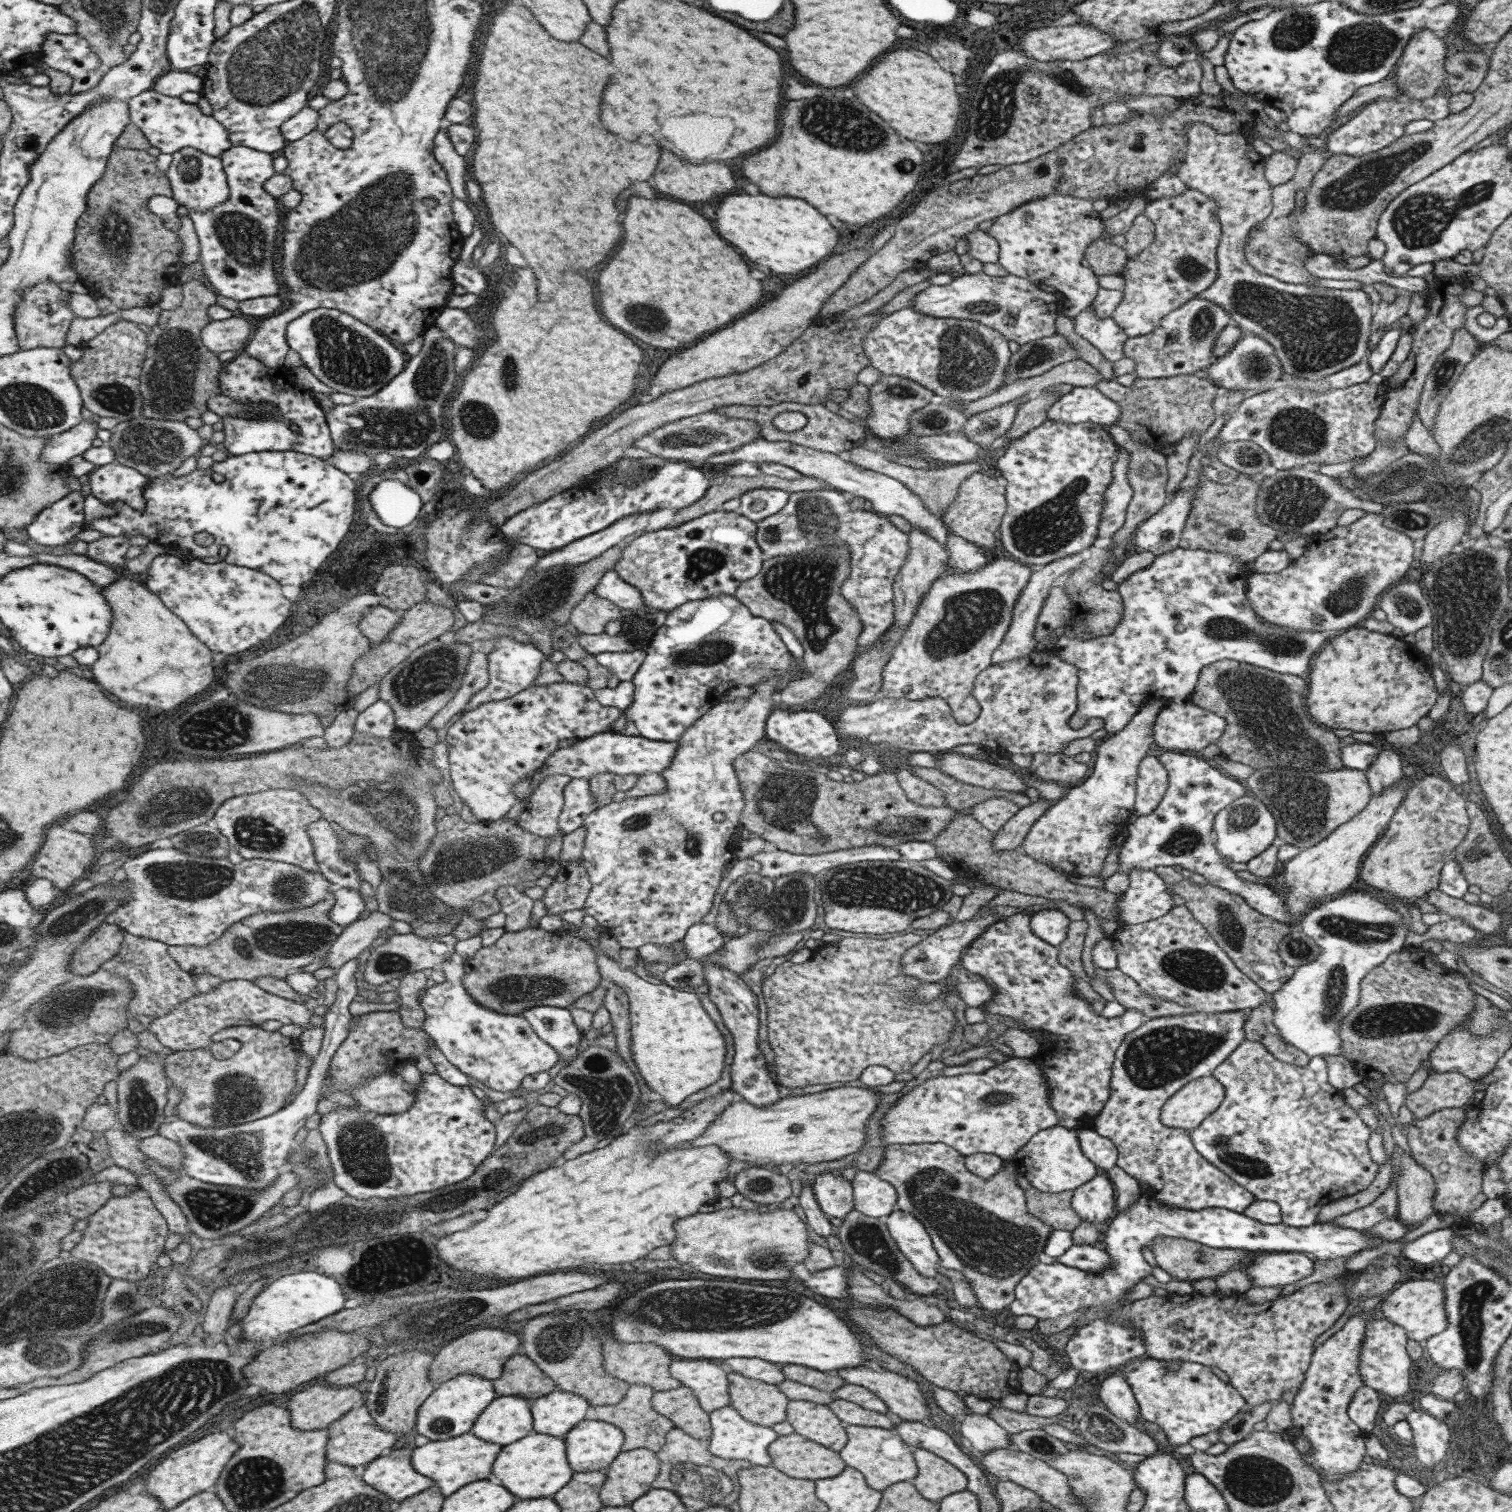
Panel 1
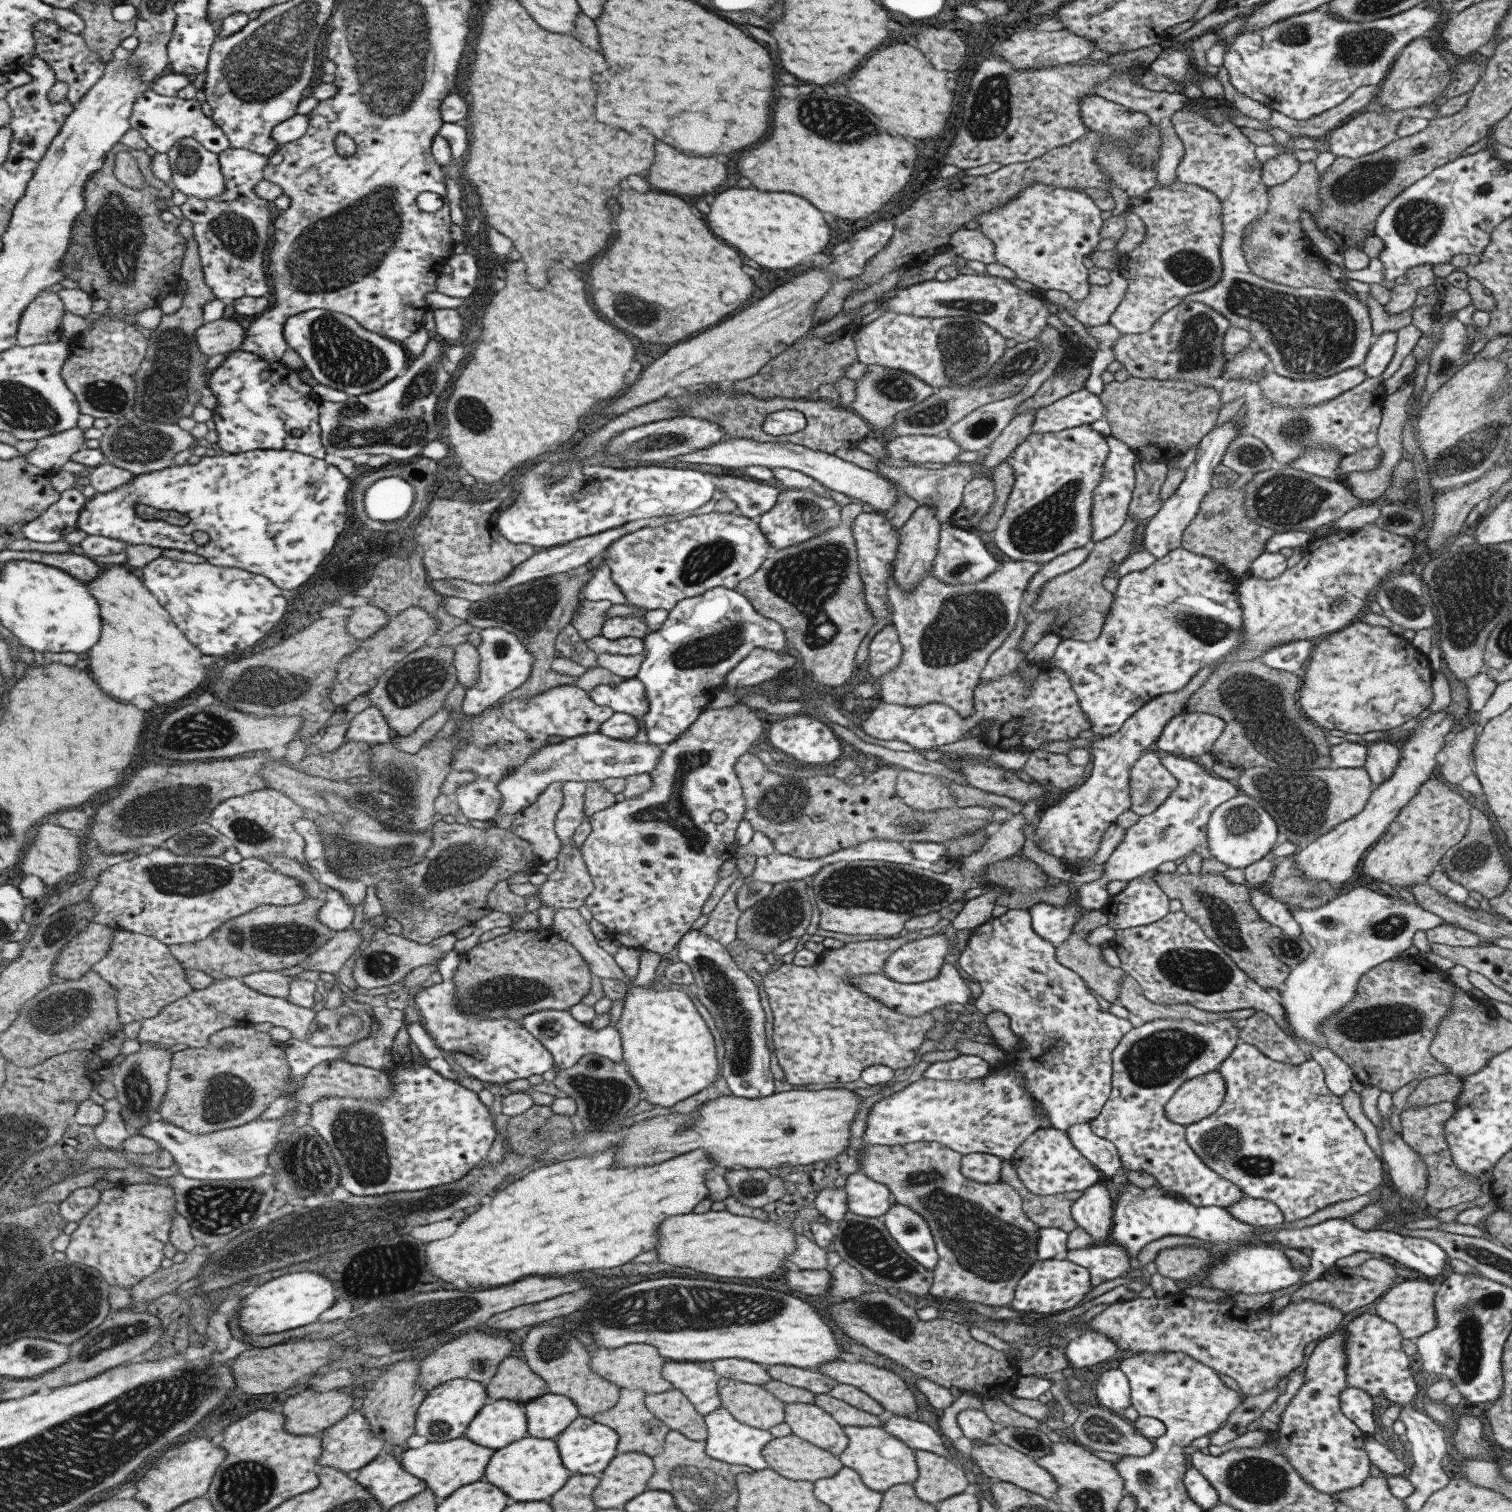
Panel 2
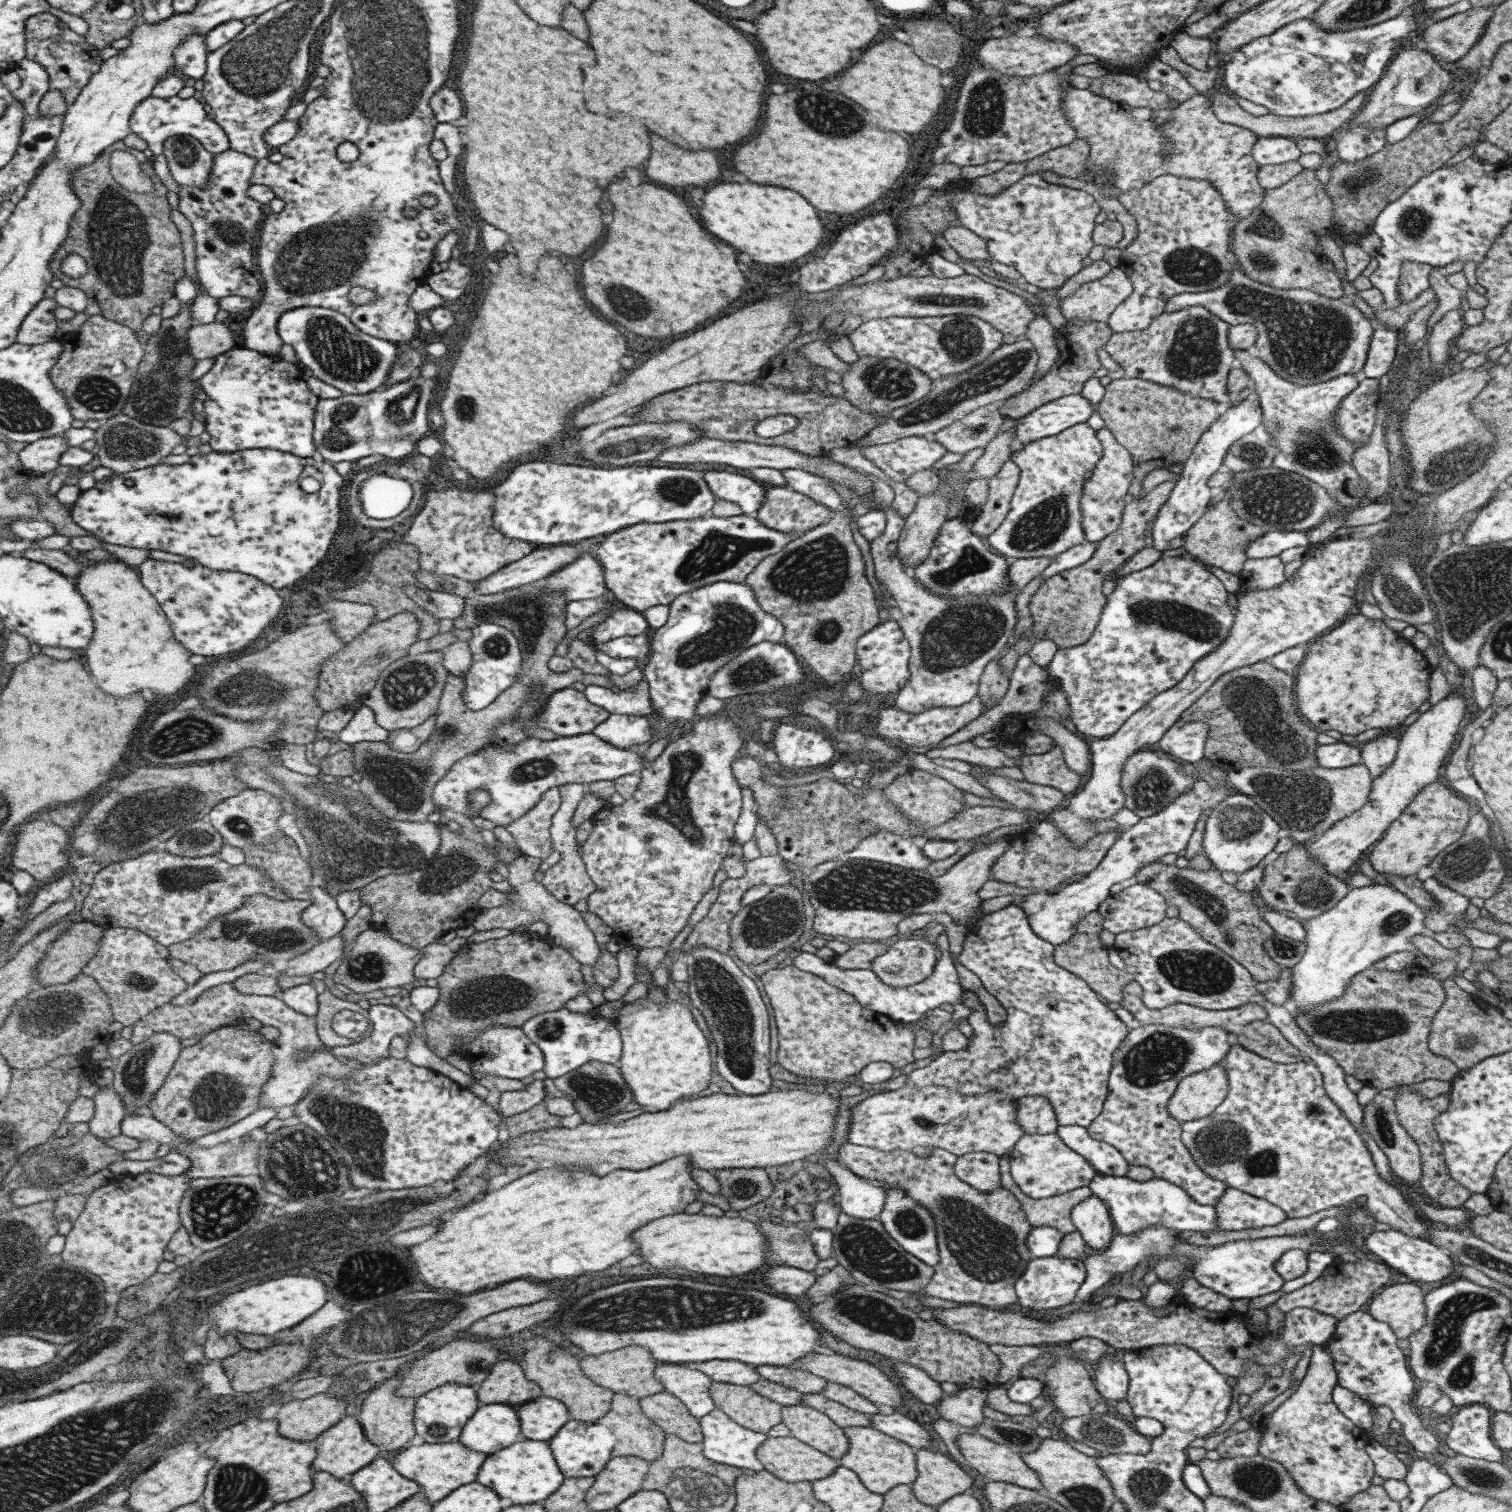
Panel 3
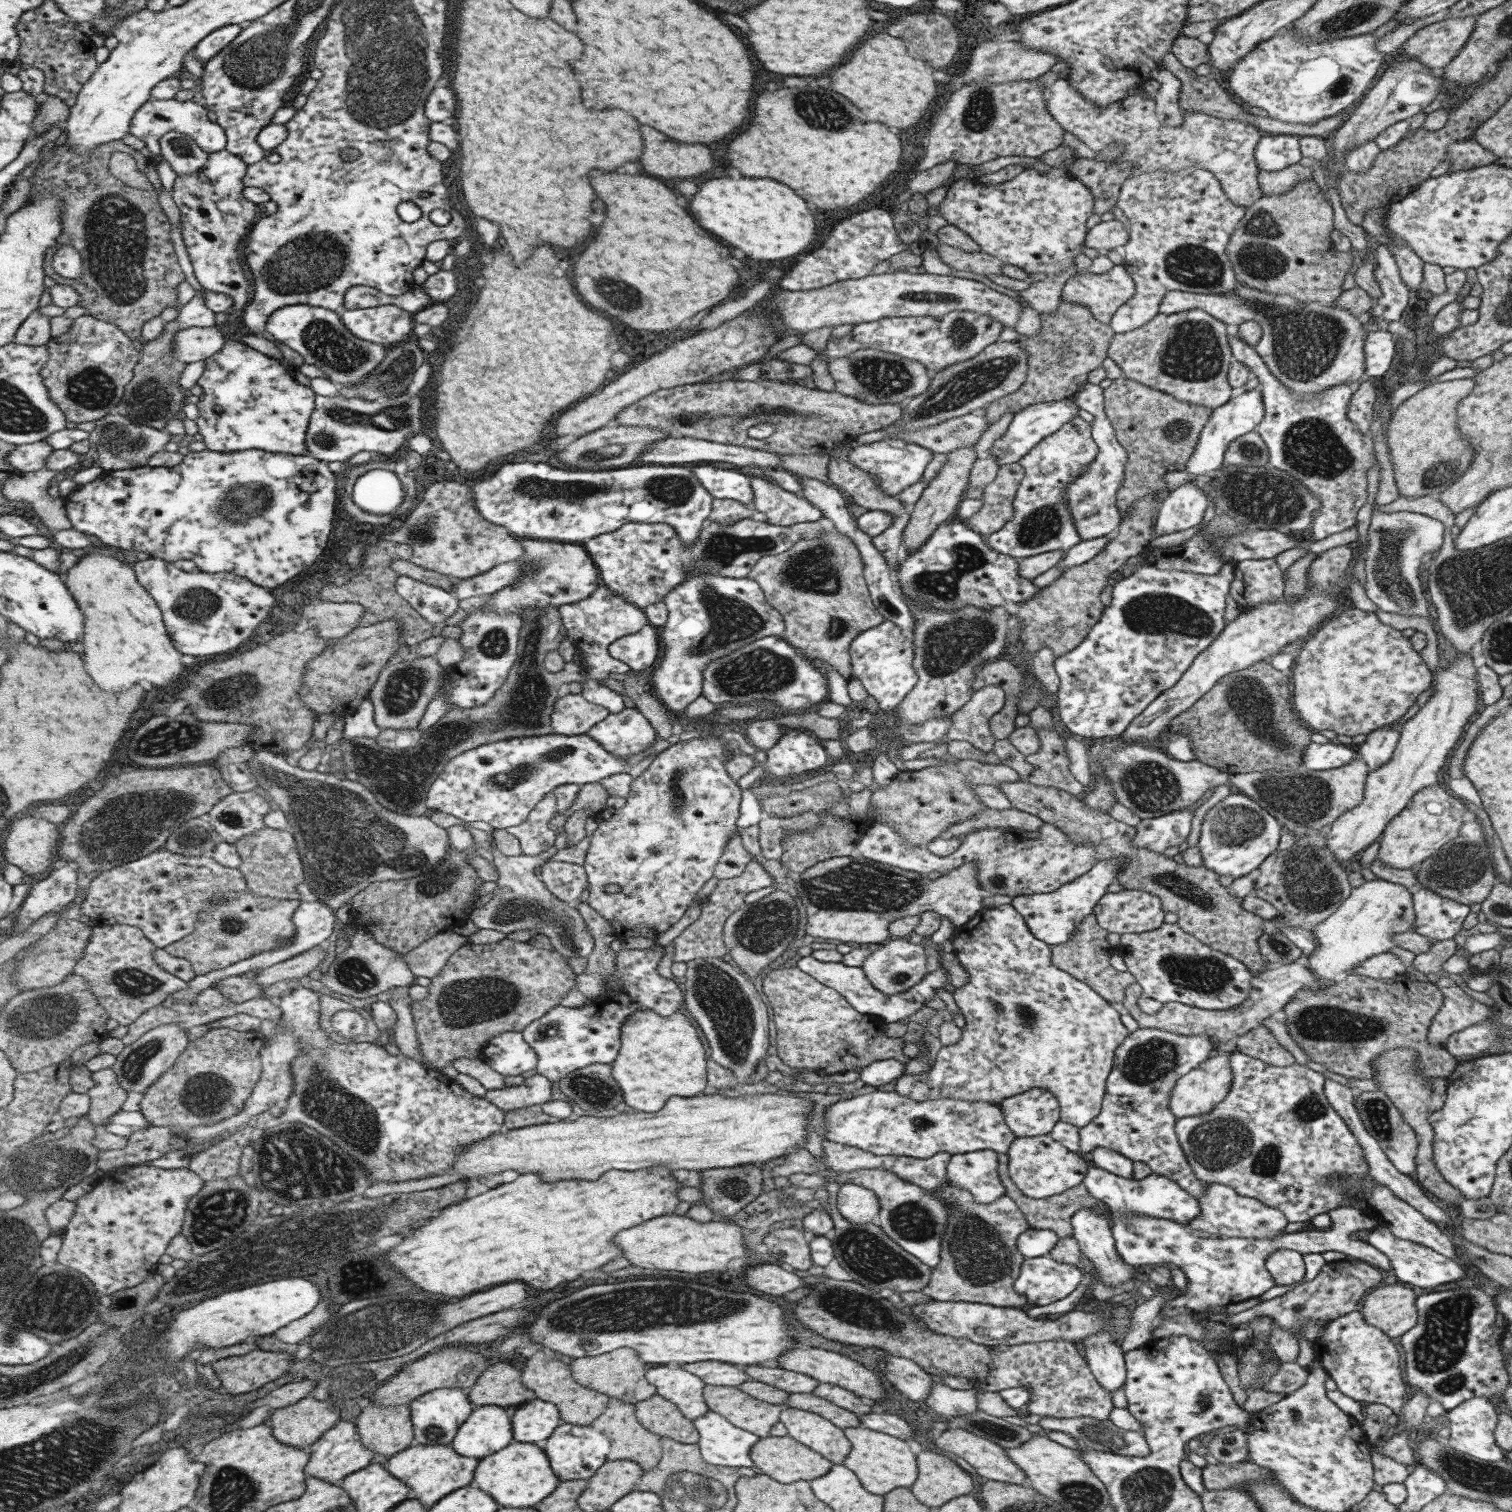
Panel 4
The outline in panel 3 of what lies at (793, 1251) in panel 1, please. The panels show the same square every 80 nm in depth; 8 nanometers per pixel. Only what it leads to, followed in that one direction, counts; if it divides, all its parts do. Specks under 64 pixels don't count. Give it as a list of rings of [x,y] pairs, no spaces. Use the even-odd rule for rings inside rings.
[[[677,1213],[662,1216],[661,1218],[656,1218],[654,1221],[649,1222],[646,1226],[643,1226],[637,1230],[634,1234],[634,1242],[636,1242],[636,1246],[638,1249],[636,1250],[636,1254],[641,1257],[641,1261],[645,1264],[649,1264],[653,1266],[653,1268],[659,1269],[667,1269],[667,1268],[683,1268],[683,1270],[691,1270],[691,1272],[697,1272],[697,1274],[715,1274],[717,1276],[733,1276],[733,1275],[741,1275],[748,1272],[753,1272],[753,1270],[761,1270],[761,1268],[765,1268],[765,1264],[767,1264],[767,1257],[771,1256],[771,1252],[769,1251],[769,1255],[764,1254],[761,1248],[766,1248],[768,1250],[768,1240],[762,1234],[761,1228],[757,1229],[755,1225],[751,1222],[741,1219],[740,1217],[727,1218],[721,1215],[720,1217],[706,1216],[701,1215],[699,1213],[696,1214],[685,1214],[685,1213]]]

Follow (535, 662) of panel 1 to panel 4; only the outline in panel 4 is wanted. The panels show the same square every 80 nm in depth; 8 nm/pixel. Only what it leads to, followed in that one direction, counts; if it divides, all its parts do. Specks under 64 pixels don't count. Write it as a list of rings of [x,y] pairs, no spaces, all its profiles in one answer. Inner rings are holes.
[[[520,539],[520,544],[524,546],[526,552],[521,560],[525,565],[529,565],[527,574],[521,577],[514,585],[503,588],[490,596],[488,603],[480,609],[475,609],[464,621],[458,624],[462,631],[459,643],[465,649],[465,656],[455,668],[451,668],[450,673],[444,678],[443,688],[435,695],[430,702],[422,721],[418,728],[427,730],[435,726],[439,720],[442,720],[446,713],[454,704],[463,708],[473,708],[477,705],[485,704],[489,699],[495,696],[495,693],[502,688],[503,684],[510,676],[510,672],[515,669],[518,660],[518,649],[520,637],[522,636],[522,626],[524,625],[523,608],[526,606],[551,606],[561,608],[565,604],[573,604],[585,600],[591,592],[596,589],[596,584],[600,582],[598,568],[594,566],[593,560],[587,554],[587,549],[576,543],[560,543],[559,541],[541,541]],[[447,679],[452,681],[450,691],[447,687]]]

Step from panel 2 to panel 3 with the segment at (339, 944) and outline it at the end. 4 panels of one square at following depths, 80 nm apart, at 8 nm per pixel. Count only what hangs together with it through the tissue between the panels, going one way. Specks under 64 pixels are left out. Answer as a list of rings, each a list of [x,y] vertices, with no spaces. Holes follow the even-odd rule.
[[[335,935],[326,941],[321,941],[317,946],[308,950],[300,957],[288,961],[287,968],[283,971],[285,975],[289,976],[309,976],[321,973],[321,970],[329,968],[335,960],[339,960],[341,956],[349,950],[341,935]]]

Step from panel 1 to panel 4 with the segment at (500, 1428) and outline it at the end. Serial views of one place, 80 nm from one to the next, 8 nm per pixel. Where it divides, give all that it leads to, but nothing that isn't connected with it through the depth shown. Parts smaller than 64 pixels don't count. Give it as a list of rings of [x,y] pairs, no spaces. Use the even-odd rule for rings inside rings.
[[[489,1405],[475,1408],[451,1445],[463,1457],[485,1459],[515,1441],[512,1409]]]

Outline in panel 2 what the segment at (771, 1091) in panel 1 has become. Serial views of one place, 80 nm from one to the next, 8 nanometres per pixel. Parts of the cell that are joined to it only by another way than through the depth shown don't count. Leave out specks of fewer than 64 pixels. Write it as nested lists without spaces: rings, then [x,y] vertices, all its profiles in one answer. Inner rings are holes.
[[[698,929],[687,931],[678,940],[678,960],[684,962],[693,975],[693,984],[689,990],[696,1003],[707,1009],[713,1018],[715,1028],[720,1032],[719,1038],[723,1042],[723,1059],[721,1060],[720,1076],[727,1083],[731,1094],[746,1099],[758,1099],[774,1094],[773,1077],[769,1071],[769,1052],[765,1042],[765,1016],[761,1008],[759,996],[755,989],[754,982],[741,971],[737,964],[731,959],[727,950],[719,944],[712,936],[701,934]]]

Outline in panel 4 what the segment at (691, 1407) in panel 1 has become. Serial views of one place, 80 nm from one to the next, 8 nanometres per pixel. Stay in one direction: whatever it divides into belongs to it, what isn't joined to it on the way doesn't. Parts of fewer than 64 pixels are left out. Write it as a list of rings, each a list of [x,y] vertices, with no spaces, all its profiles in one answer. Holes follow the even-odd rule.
[[[655,1394],[633,1405],[638,1421],[653,1434],[683,1444],[698,1441],[698,1432],[692,1421],[680,1414],[672,1402]]]

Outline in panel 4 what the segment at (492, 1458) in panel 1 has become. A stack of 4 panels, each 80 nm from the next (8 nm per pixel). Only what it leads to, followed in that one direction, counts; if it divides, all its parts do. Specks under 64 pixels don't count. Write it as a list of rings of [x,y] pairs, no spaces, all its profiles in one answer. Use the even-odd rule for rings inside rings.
[[[421,1444],[409,1447],[389,1458],[386,1466],[391,1475],[403,1480],[413,1489],[413,1498],[419,1499],[430,1509],[448,1495],[472,1485],[475,1472],[479,1468],[479,1462],[481,1459],[459,1455],[451,1444],[437,1446]]]

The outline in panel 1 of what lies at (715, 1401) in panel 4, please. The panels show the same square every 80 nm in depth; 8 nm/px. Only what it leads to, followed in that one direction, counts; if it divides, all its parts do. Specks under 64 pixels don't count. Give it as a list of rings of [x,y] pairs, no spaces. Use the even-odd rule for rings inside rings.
[[[727,1372],[728,1405],[747,1422],[771,1426],[786,1420],[788,1398],[773,1384]]]

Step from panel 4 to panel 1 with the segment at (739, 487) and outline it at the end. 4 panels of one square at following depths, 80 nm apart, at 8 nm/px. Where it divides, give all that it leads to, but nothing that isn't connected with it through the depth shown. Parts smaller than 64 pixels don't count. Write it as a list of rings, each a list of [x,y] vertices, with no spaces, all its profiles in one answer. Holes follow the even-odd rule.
[[[755,488],[743,492],[738,498],[739,507],[734,511],[735,514],[759,522],[782,510],[789,494],[779,489]]]

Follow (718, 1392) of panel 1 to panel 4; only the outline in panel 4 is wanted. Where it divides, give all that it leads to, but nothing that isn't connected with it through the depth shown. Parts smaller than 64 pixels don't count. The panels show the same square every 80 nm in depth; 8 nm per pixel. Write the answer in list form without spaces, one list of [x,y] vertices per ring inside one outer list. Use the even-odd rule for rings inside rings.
[[[656,1365],[648,1368],[645,1372],[647,1382],[655,1387],[655,1394],[672,1402],[676,1409],[687,1420],[703,1416],[708,1410],[706,1402],[702,1397],[702,1390],[705,1382],[701,1382],[694,1374],[691,1374],[684,1367],[678,1365]]]

